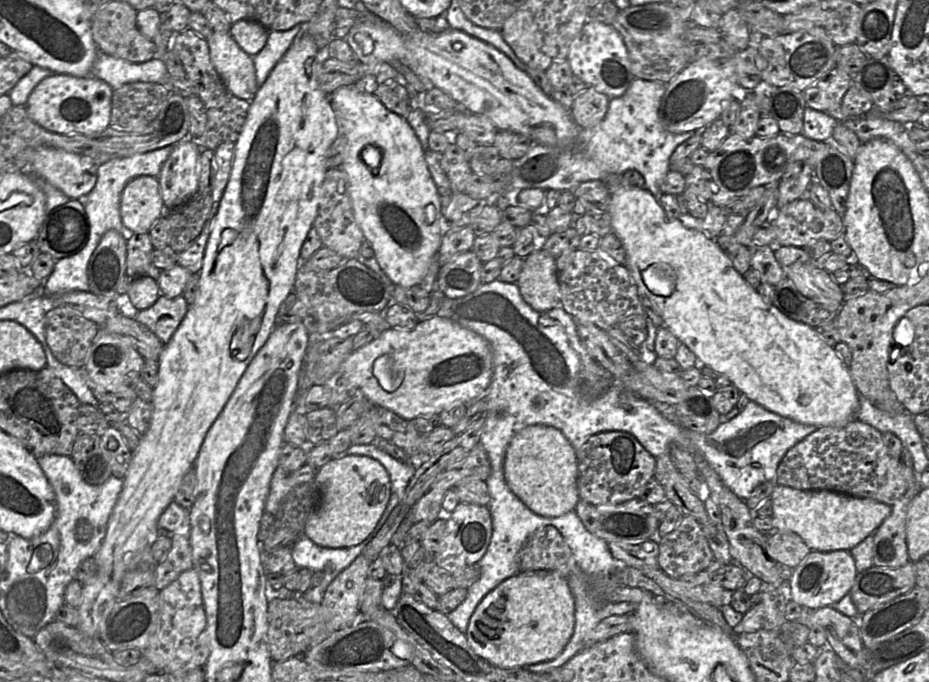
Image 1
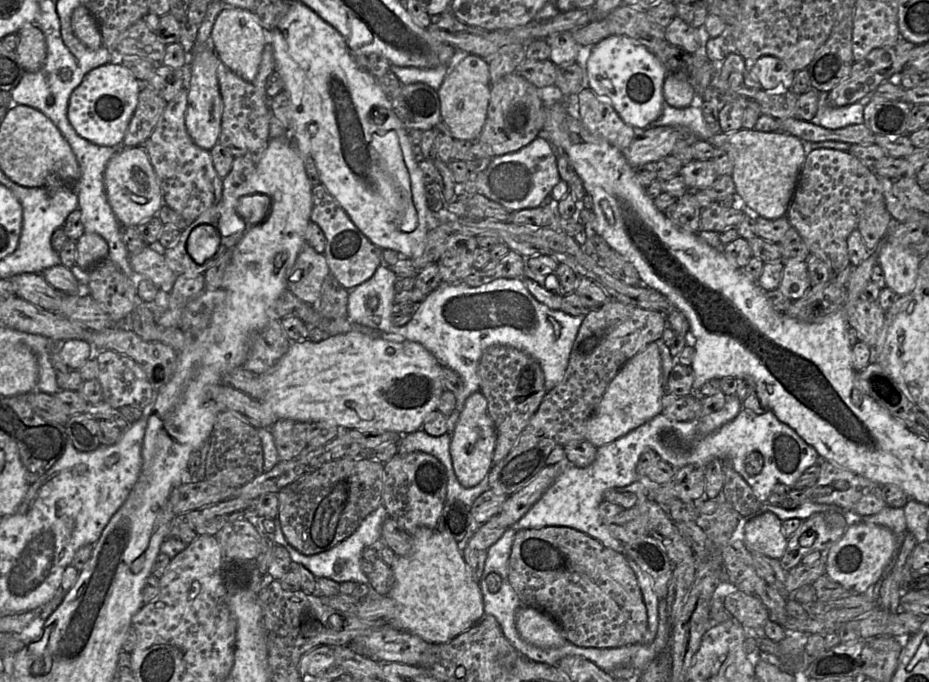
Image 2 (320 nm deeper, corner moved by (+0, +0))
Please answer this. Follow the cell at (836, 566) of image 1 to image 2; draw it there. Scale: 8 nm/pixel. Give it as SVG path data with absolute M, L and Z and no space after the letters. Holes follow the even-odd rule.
M862 521L847 527L844 535L828 549L825 574L852 593L864 594L882 577L884 569L900 548L900 538L889 528Z

